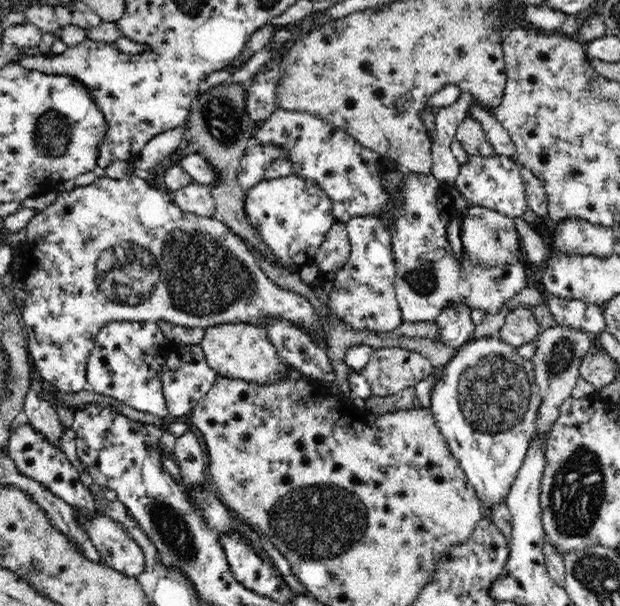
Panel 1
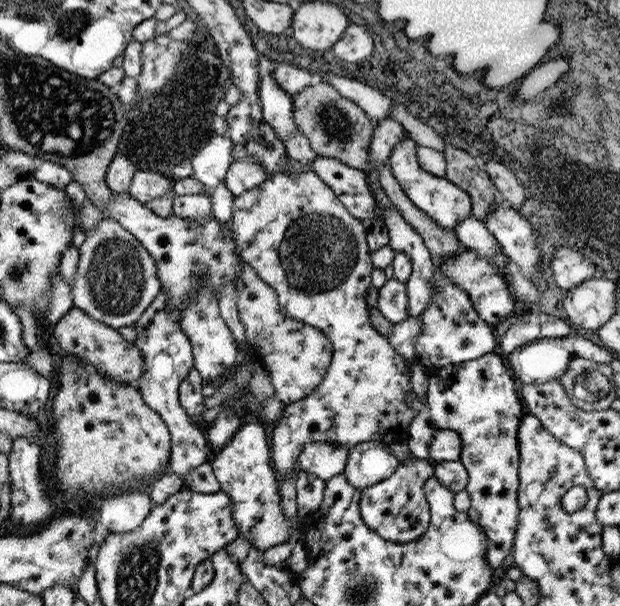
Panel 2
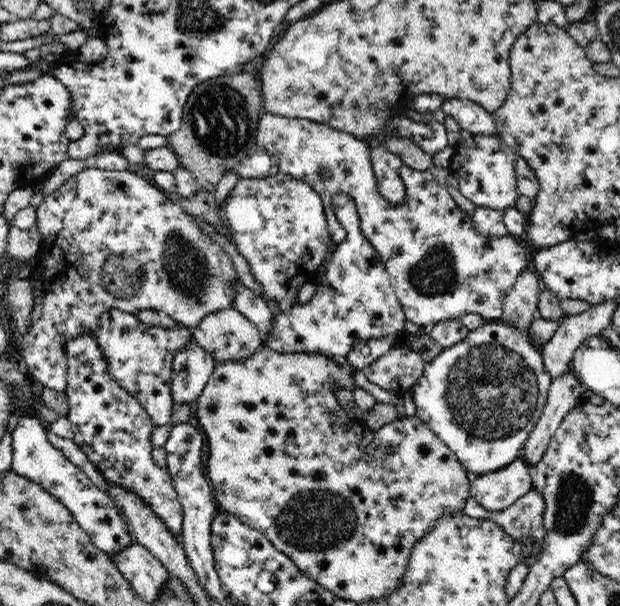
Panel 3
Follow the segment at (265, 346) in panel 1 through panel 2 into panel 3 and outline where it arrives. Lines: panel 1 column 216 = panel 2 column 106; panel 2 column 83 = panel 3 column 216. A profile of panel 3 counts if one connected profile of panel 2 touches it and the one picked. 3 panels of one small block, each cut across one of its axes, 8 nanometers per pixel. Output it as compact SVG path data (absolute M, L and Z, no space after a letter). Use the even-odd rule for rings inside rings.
M226 308L226 310L218 310L214 314L208 314L192 330L192 336L194 336L194 342L198 342L208 354L214 356L216 364L222 364L226 360L234 360L234 362L246 360L266 346L266 340L262 336L262 332L256 328L256 324L250 322L250 318L246 318L236 308Z

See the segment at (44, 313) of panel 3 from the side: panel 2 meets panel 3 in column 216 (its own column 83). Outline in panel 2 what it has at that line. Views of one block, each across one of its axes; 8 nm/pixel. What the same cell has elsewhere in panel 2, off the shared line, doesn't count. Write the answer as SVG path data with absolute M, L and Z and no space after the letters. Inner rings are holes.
M99 220L79 248L79 270L71 284L73 306L115 330L131 328L161 294L159 270L139 240L117 220Z

